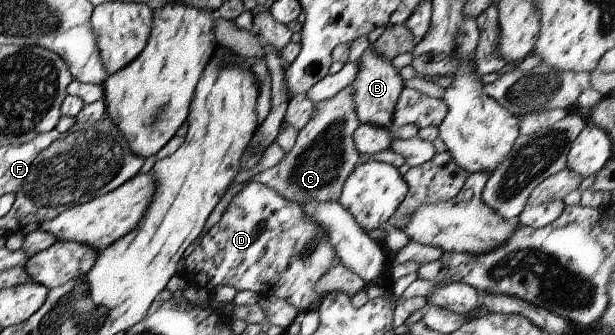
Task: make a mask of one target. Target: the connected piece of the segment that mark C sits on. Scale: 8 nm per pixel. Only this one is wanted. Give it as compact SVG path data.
M347 86L331 99L315 103L311 120L299 131L295 146L285 158L254 178L275 190L282 198L305 205L309 202L338 202L347 178L359 164L359 152L355 149L353 134L360 126L352 98L353 88Z

